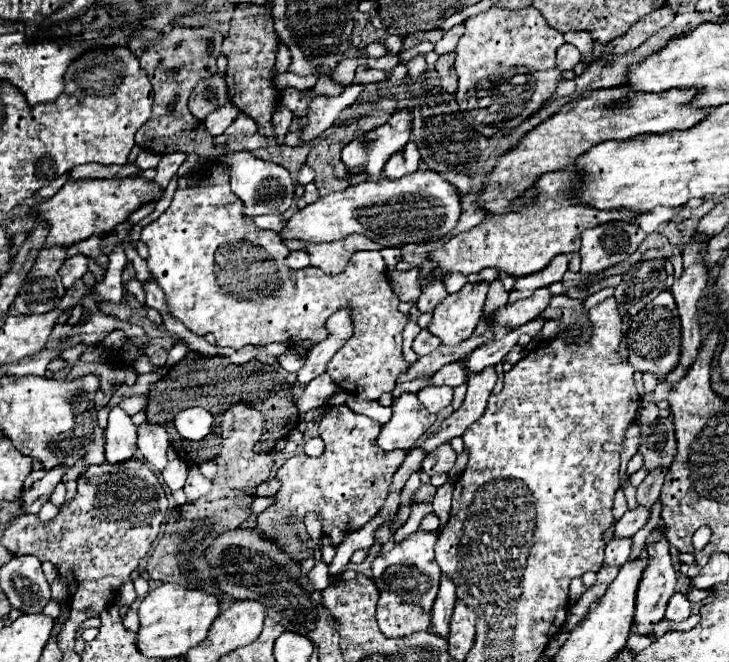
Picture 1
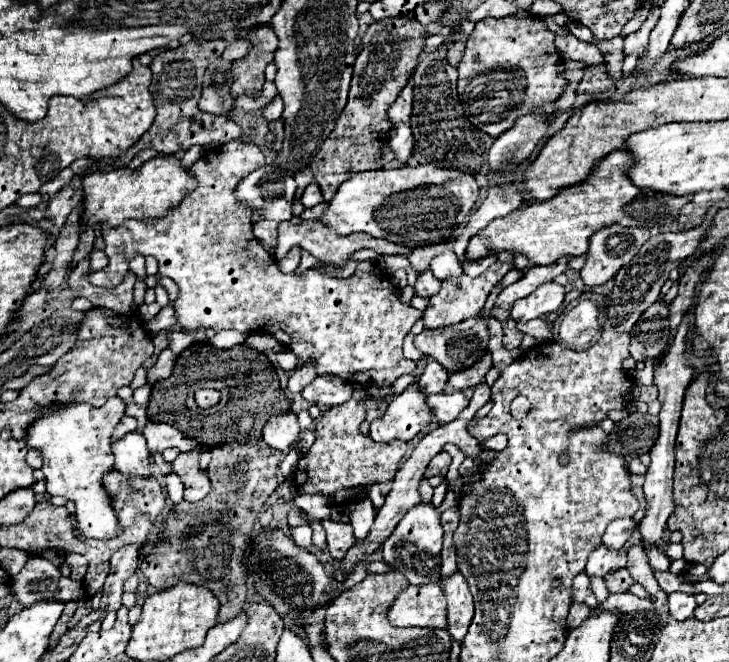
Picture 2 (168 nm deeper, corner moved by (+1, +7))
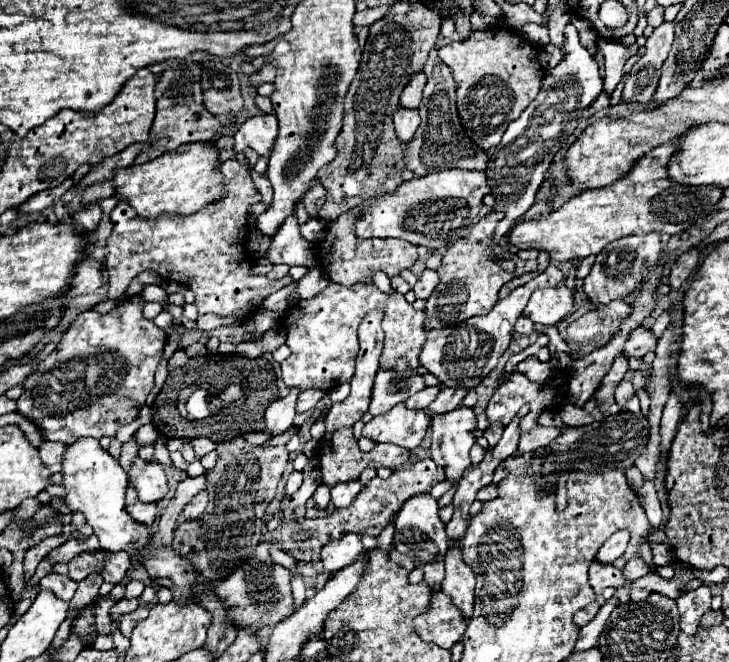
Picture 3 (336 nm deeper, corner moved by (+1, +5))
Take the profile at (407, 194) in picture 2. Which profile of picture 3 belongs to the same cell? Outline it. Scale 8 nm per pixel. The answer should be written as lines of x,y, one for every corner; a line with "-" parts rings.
444,170
438,174
428,174
426,178
414,178
398,186
394,194
384,194
378,198
370,198
366,206
362,206
364,218
356,224
358,238
400,238
414,242
416,246
424,246
428,250
438,250
448,246
458,238
458,230
474,222
482,208
482,198
490,194
490,186
486,182
484,172
470,172
470,170

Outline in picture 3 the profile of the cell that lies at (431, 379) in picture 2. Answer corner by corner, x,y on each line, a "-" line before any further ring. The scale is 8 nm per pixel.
426,388
426,390
420,390
418,394
414,394
414,396
410,396
404,404
408,406
408,408
418,408
418,410
426,410
426,406
438,396
438,388

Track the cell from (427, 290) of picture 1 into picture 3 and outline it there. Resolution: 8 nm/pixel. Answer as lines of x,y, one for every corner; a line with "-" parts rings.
424,270
412,290
416,292
416,298
426,300
432,294
432,290
436,288
436,284
438,284
438,274
434,270

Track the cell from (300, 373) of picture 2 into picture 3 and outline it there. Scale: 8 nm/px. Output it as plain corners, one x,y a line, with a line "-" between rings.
290,390
288,396
274,400
268,408
266,408
266,428
264,432
270,436
278,436
282,432
286,432
292,426
294,420
294,402
298,398
298,390

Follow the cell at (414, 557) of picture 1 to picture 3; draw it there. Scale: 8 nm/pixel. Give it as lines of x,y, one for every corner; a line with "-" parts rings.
418,494
408,498
394,520
394,528
396,528
396,536
394,536
396,550
412,556
418,568
424,572
424,580
430,584
430,588
434,592
440,590
444,578
444,556
448,550
448,538
444,532
444,524
438,516
436,498
432,498
430,494

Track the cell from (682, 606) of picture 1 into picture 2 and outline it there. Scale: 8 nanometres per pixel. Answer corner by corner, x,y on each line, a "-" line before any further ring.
672,592
668,596
668,606
670,606
670,614
676,620
688,620
694,612
694,608
698,606
692,594
684,594
684,592

